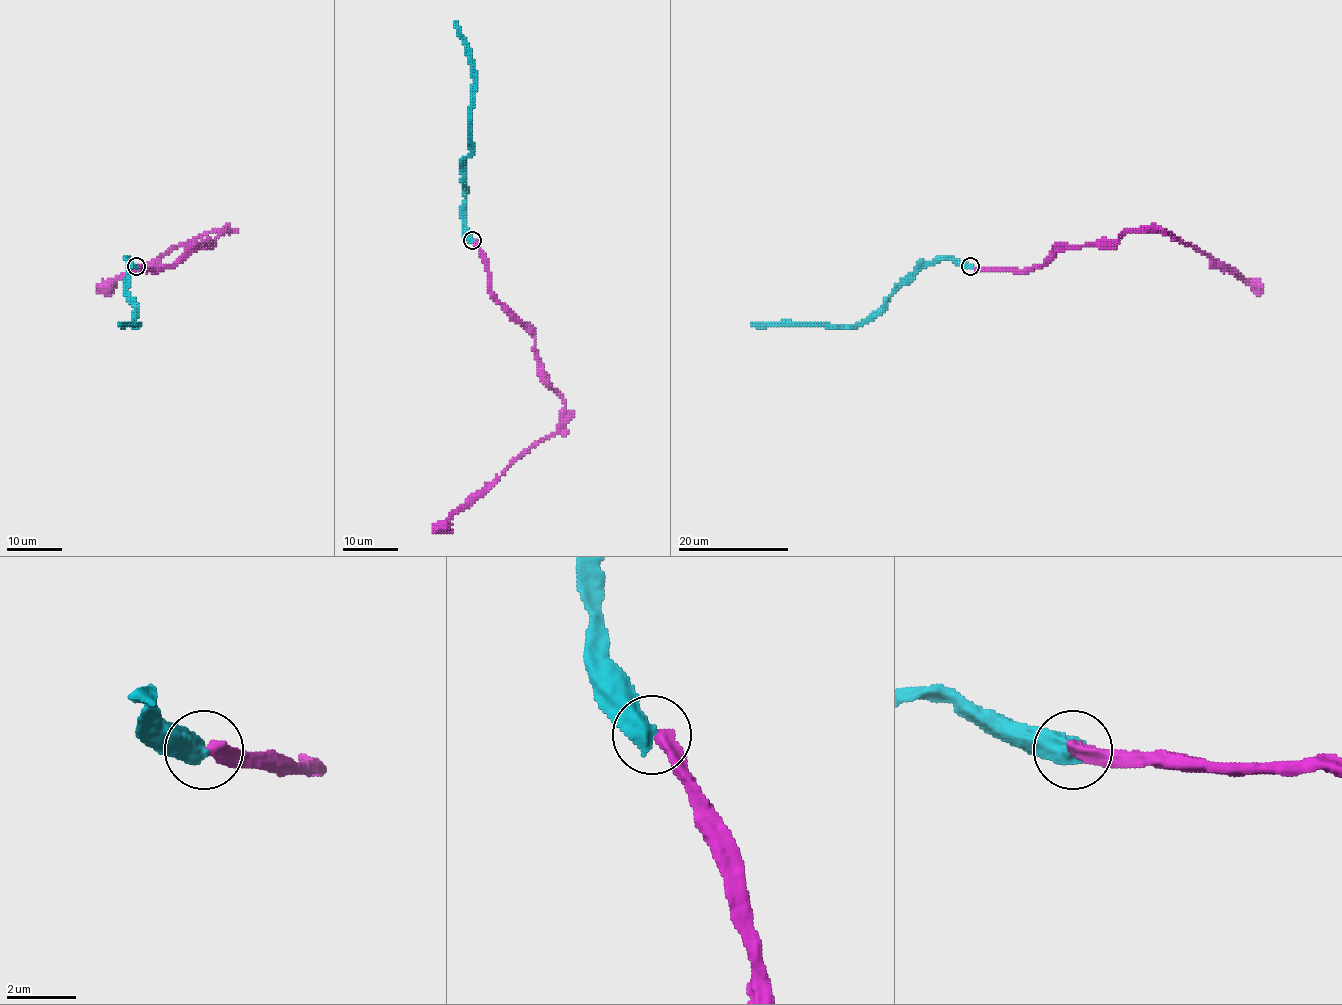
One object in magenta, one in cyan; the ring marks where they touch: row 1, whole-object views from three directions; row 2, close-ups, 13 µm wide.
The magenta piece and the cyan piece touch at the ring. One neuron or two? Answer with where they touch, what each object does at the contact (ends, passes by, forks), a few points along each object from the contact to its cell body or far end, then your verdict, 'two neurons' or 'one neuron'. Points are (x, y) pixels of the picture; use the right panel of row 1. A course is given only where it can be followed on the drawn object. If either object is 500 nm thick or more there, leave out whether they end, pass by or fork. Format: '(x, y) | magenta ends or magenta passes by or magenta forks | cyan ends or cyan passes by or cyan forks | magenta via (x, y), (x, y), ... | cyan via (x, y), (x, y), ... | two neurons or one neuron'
(970, 266) | magenta via (969, 267), (1020, 270), (1042, 265), (1064, 246), (1111, 245), (1125, 231), (1161, 230), (1209, 254), (1261, 292) | cyan via (970, 267), (948, 259), (923, 263), (881, 310), (850, 326), (751, 323) | two neurons

